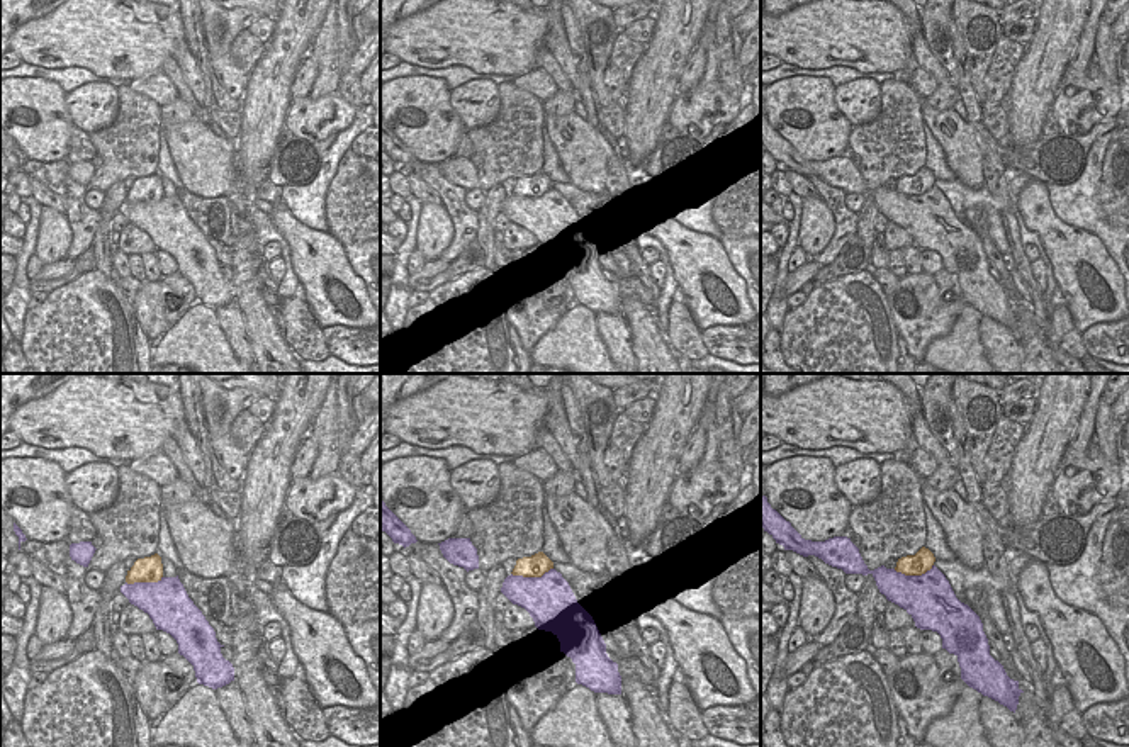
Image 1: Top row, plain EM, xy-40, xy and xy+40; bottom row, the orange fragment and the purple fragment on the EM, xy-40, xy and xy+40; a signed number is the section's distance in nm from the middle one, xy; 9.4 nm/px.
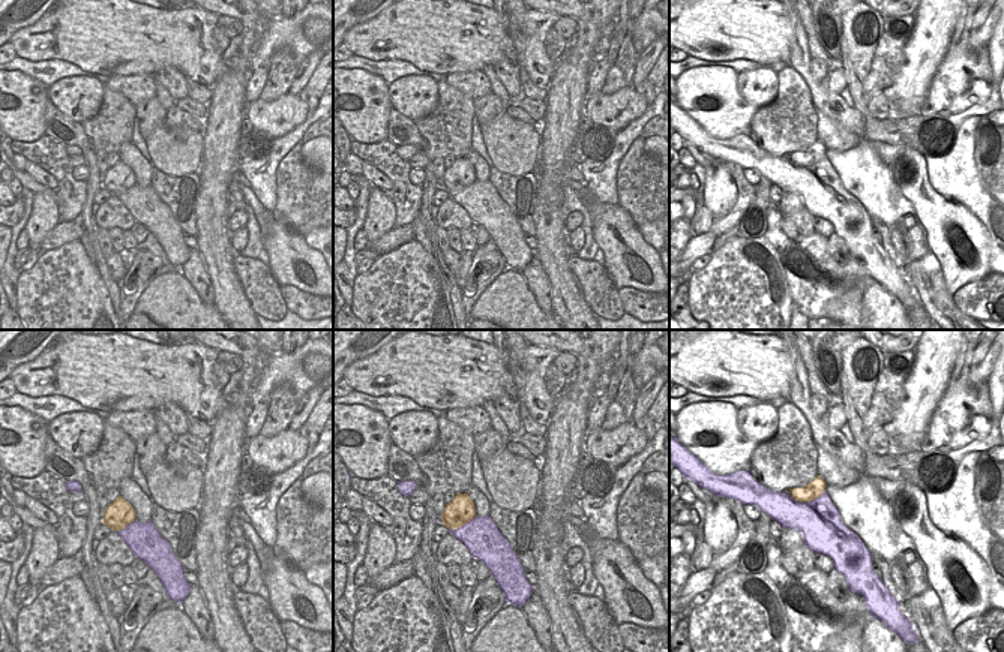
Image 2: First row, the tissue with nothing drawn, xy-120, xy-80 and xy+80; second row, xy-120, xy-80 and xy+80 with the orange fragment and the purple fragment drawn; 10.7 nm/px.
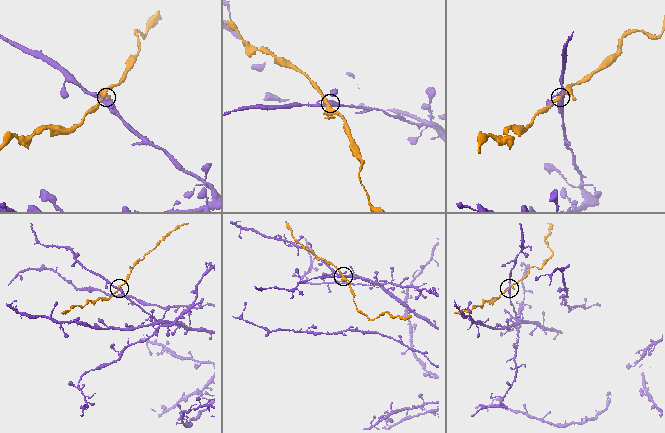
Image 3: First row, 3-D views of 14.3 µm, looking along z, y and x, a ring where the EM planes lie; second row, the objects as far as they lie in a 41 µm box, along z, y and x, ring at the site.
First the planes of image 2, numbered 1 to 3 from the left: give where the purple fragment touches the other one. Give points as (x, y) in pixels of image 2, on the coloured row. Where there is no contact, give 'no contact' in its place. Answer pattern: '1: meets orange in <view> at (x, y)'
1: meets orange in xy-120 at (125, 526)
2: meets orange in xy-80 at (461, 525)
3: meets orange in xy+80 at (806, 501)

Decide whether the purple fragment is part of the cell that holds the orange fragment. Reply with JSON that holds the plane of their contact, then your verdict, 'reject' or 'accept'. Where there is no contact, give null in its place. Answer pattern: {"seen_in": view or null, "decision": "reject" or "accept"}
{"seen_in": "xy", "decision": "reject"}

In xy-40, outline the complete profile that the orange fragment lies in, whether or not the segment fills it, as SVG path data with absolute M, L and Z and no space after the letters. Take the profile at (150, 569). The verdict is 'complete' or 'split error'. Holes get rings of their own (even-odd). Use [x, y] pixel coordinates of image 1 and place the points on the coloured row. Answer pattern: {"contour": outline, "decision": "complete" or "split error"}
{"contour": "M158 553L144 559L138 559L127 570L126 582L158 582L163 577L163 564Z", "decision": "complete"}

